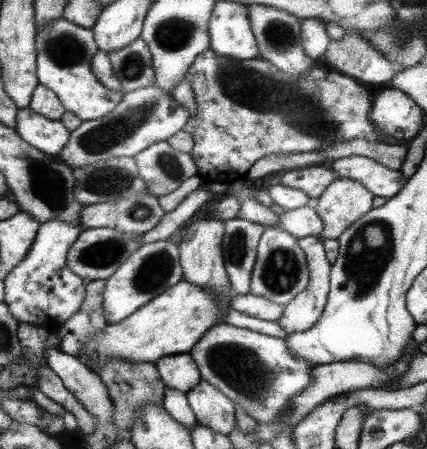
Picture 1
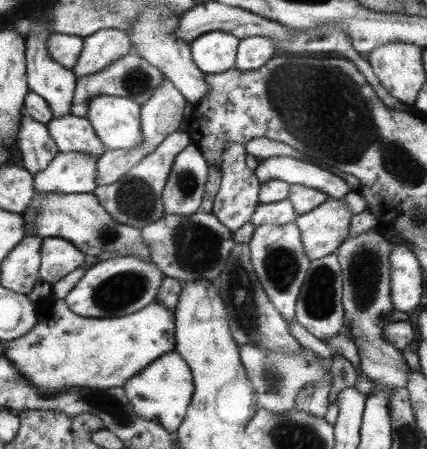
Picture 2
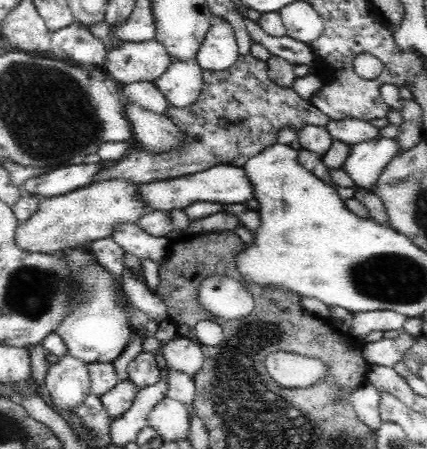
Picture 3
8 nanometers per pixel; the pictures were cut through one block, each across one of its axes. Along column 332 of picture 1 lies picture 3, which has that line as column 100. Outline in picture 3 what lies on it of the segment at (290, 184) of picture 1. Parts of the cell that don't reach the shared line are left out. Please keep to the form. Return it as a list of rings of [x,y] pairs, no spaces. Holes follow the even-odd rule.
[[[242,56],[234,66],[222,72],[204,70],[204,86],[198,100],[190,106],[176,108],[170,106],[166,116],[172,124],[182,132],[184,142],[176,150],[168,150],[166,154],[154,154],[136,146],[122,154],[120,160],[110,168],[102,168],[90,184],[106,182],[106,180],[124,180],[130,184],[150,184],[172,180],[180,176],[200,174],[214,166],[236,166],[244,168],[244,164],[266,150],[268,146],[278,144],[278,132],[284,126],[292,130],[302,130],[304,126],[322,126],[326,128],[328,116],[322,114],[312,102],[300,98],[294,88],[284,88],[270,78],[268,62],[262,62],[254,56]]]

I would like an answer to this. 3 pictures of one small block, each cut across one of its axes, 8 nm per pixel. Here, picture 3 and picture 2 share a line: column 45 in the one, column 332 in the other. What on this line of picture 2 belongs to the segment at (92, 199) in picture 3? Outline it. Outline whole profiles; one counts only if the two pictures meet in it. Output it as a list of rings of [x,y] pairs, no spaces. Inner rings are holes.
[[[331,198],[311,212],[297,216],[295,226],[301,234],[305,258],[309,258],[309,262],[315,262],[317,258],[323,258],[327,254],[337,254],[337,248],[347,238],[351,218],[353,214],[341,202]]]

